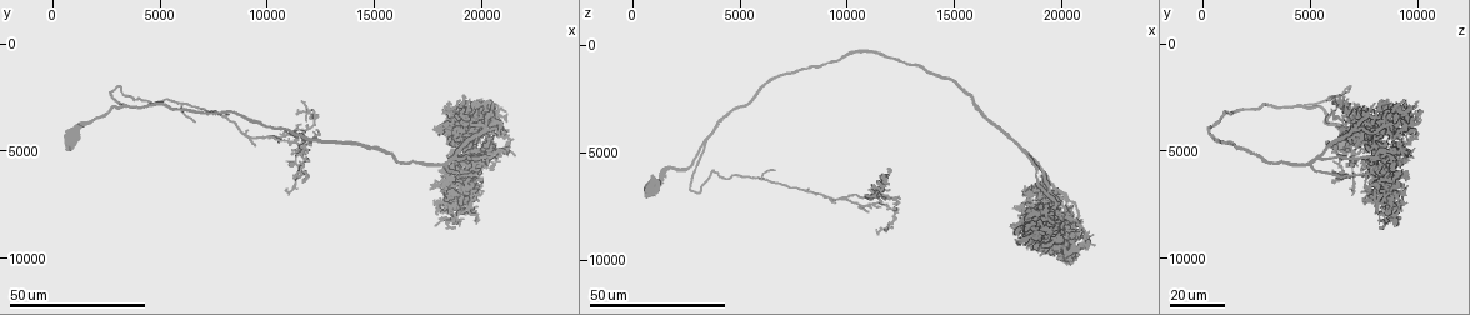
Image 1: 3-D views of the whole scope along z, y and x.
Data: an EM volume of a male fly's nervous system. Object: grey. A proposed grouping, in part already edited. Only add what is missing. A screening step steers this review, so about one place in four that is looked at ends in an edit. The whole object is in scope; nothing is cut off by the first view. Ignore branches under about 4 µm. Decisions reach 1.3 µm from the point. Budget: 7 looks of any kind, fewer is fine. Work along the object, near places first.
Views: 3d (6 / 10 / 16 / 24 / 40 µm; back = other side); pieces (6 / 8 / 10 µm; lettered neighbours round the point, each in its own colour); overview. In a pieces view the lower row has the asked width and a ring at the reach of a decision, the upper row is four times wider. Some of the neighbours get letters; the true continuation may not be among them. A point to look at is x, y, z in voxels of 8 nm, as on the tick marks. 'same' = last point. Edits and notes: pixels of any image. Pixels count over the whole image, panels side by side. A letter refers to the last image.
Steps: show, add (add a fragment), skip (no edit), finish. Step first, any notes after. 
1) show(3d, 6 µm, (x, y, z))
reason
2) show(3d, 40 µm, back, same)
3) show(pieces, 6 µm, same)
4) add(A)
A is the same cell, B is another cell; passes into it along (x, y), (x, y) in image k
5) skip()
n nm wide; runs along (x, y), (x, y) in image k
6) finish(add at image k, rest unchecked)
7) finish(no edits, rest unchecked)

show(3d, 40 µm, (9400, 4700, 7400))
tapers out

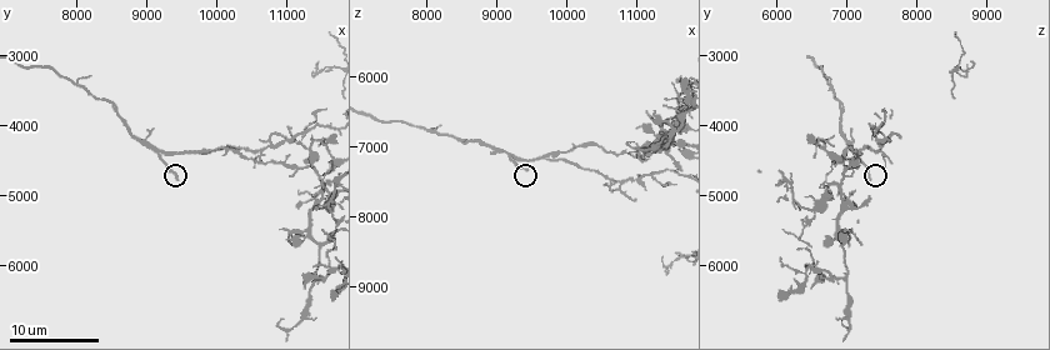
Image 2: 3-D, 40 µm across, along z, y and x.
show(pieces, 10 µm, (9450, 4700, 7300))

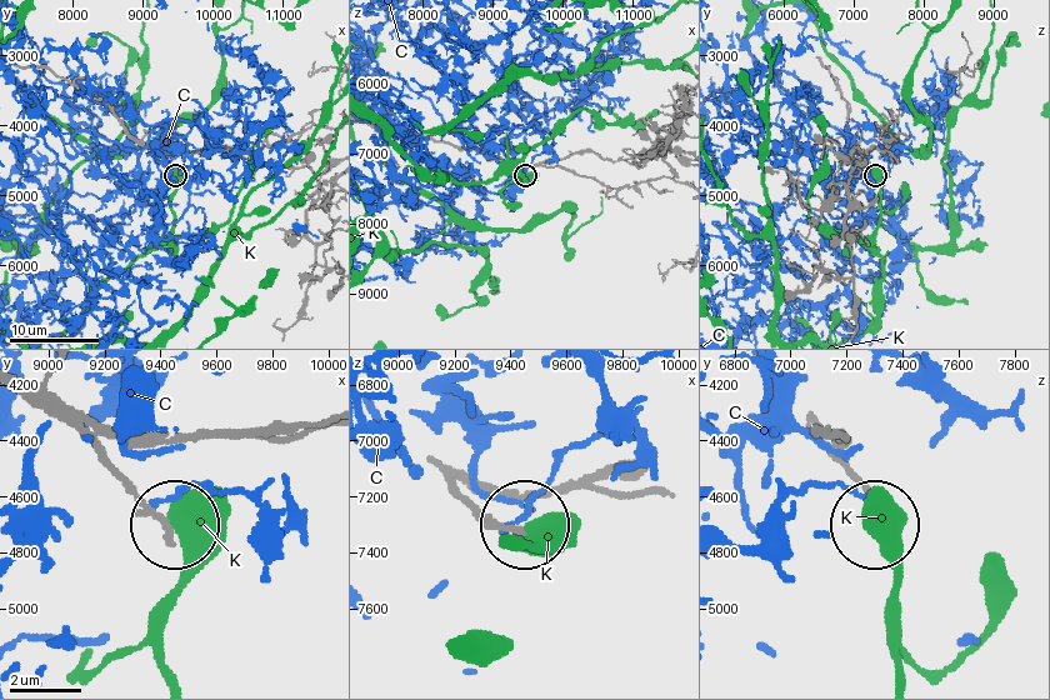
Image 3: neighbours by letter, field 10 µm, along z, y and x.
skip()
180 nm wide; C and K are other cells; runs along (444, 474), (516, 530) in image 3; none of them fits

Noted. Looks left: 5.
show(3d, 24 µm, (20000, 3100, 7400))
branch stops here

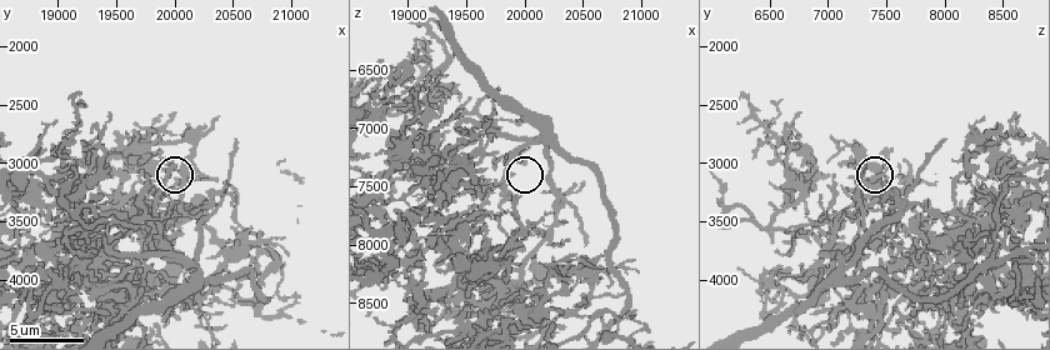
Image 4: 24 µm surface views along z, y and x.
show(3d, 6 µm, (19980, 3020, 7300))

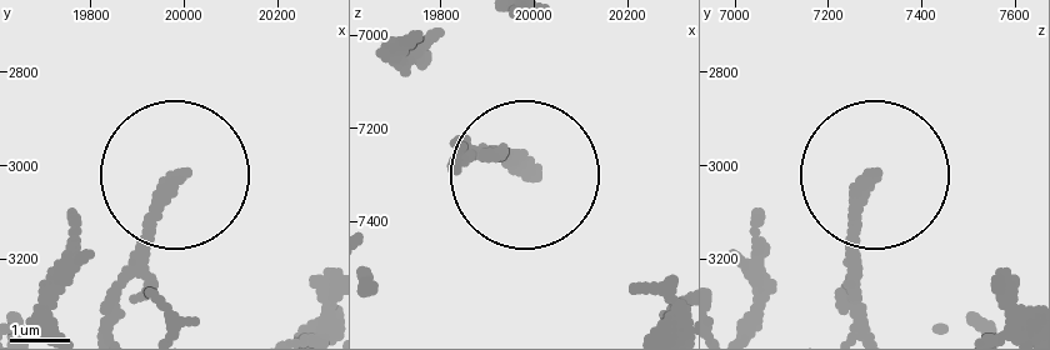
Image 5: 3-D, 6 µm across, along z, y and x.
show(pieces, 8 µm, (19995, 3025, 7295))
what lies round it

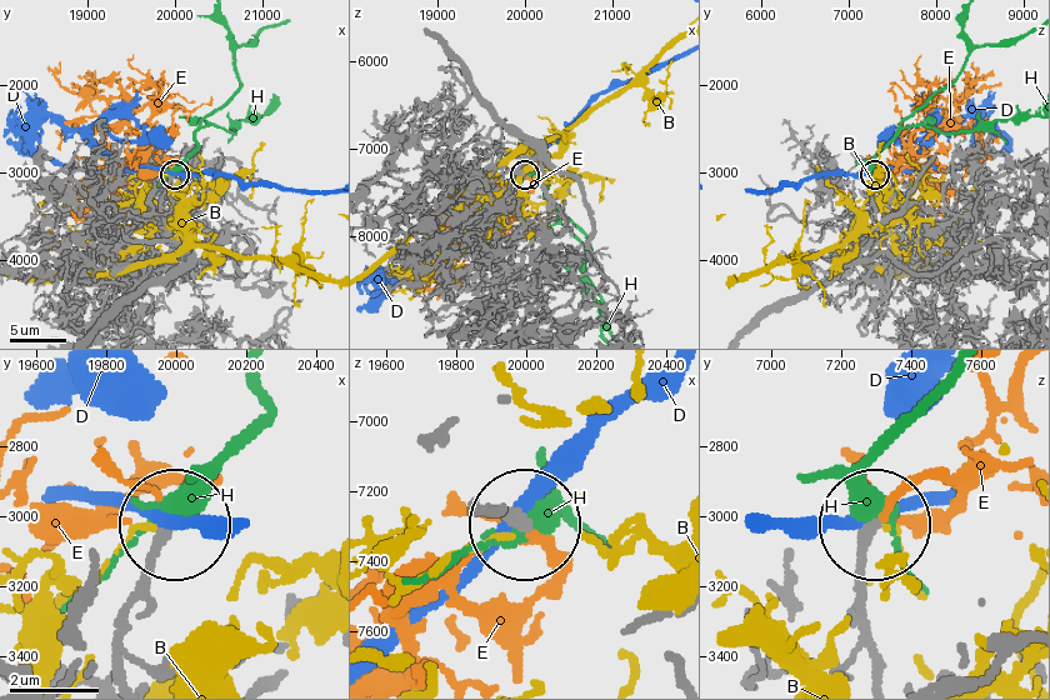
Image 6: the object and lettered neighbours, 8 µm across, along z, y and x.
add(E)
E is the same cell, B, D and H are other cells; it goes on there

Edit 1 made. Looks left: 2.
show(3d, 6 µm, (20520, 3320, 7460))
tapers out

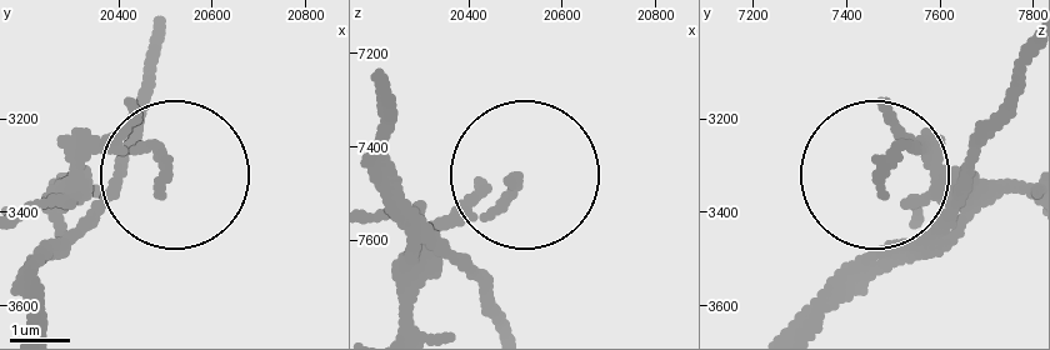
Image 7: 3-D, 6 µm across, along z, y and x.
show(pieces, 10 µm, (20505, 3320, 7480))

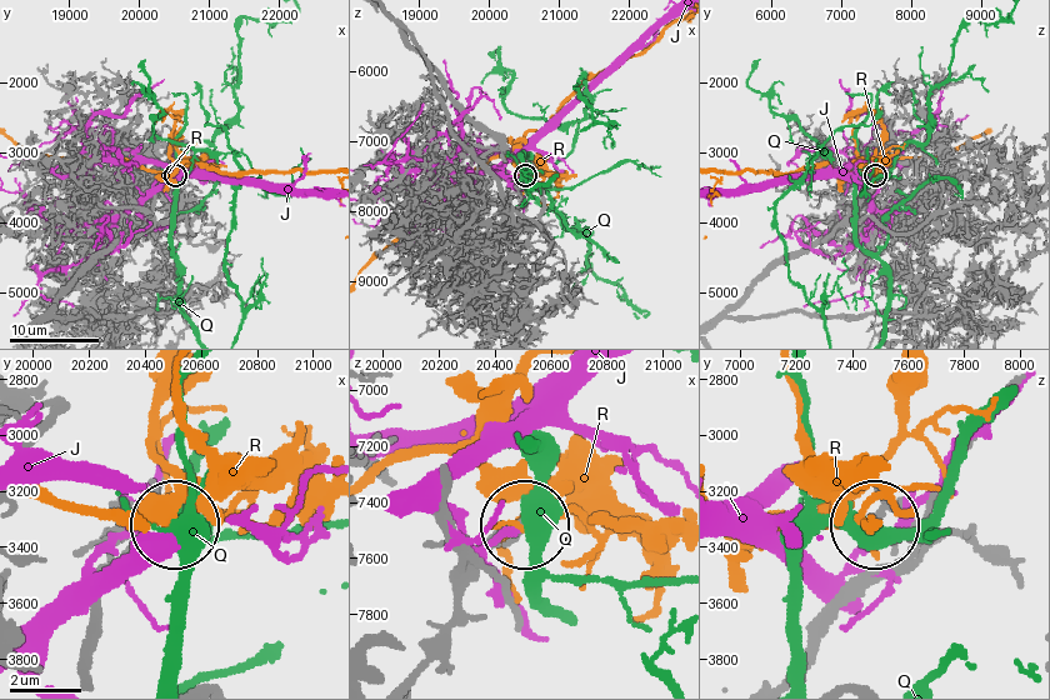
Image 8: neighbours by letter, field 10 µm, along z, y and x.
skip()
J, Q and R are other cells; none of them fits

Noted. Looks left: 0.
finish(add at image 6, rest unchecked)

